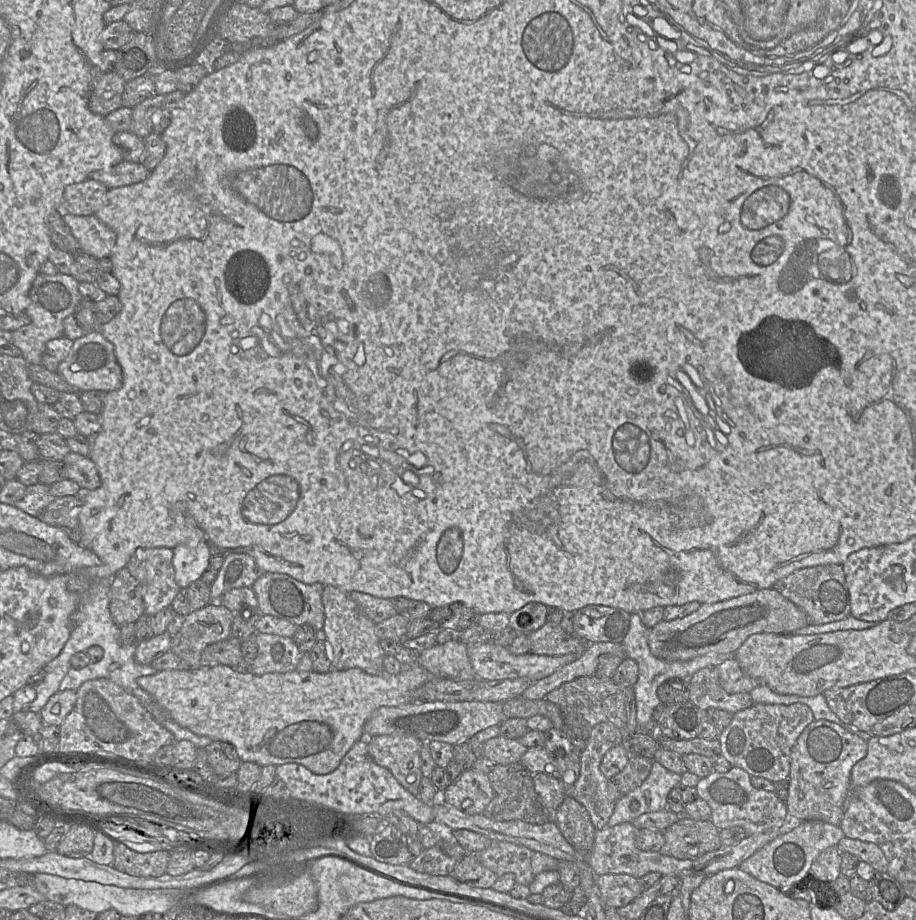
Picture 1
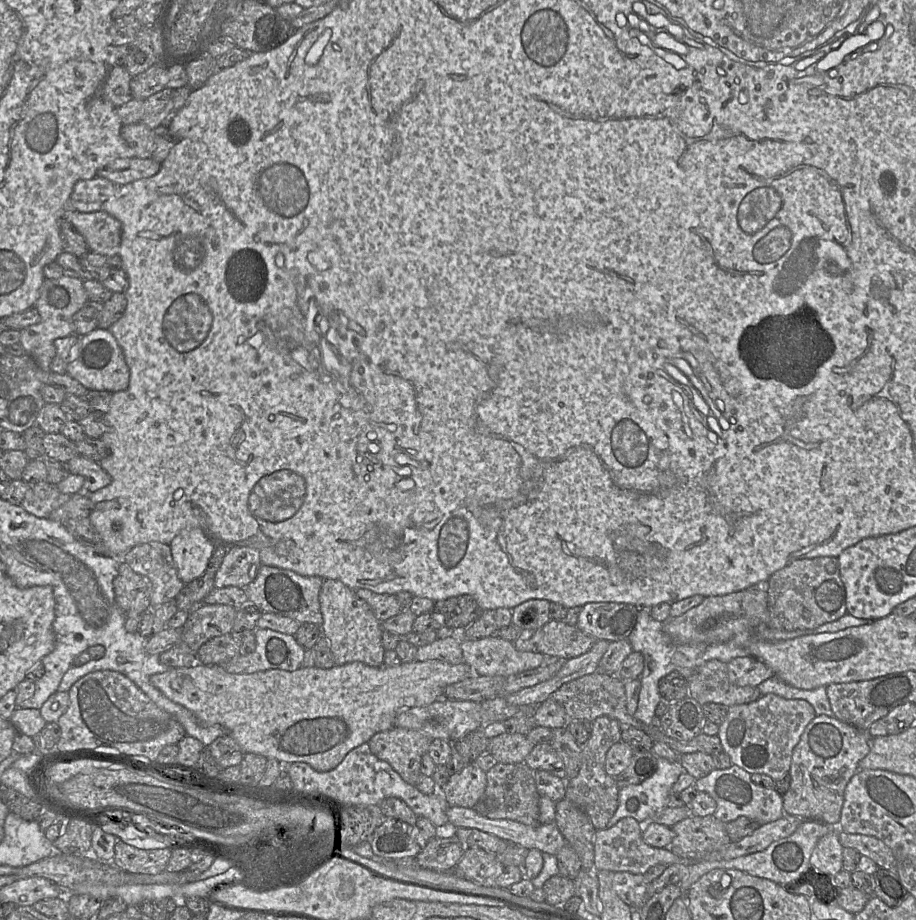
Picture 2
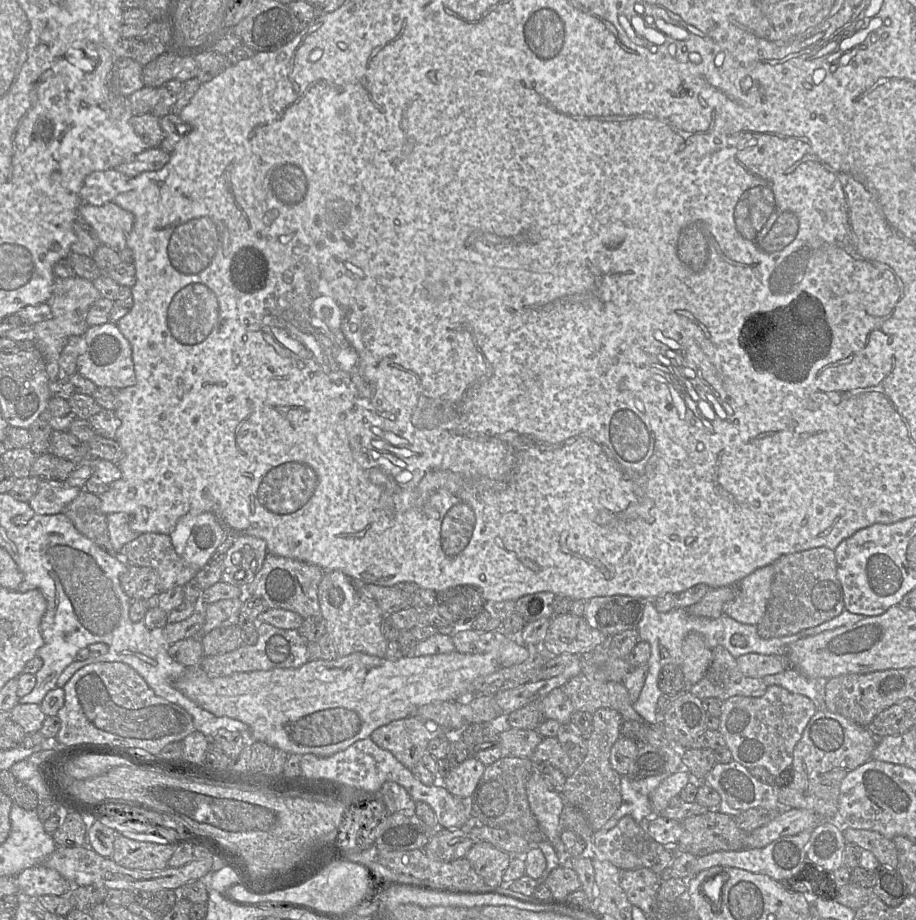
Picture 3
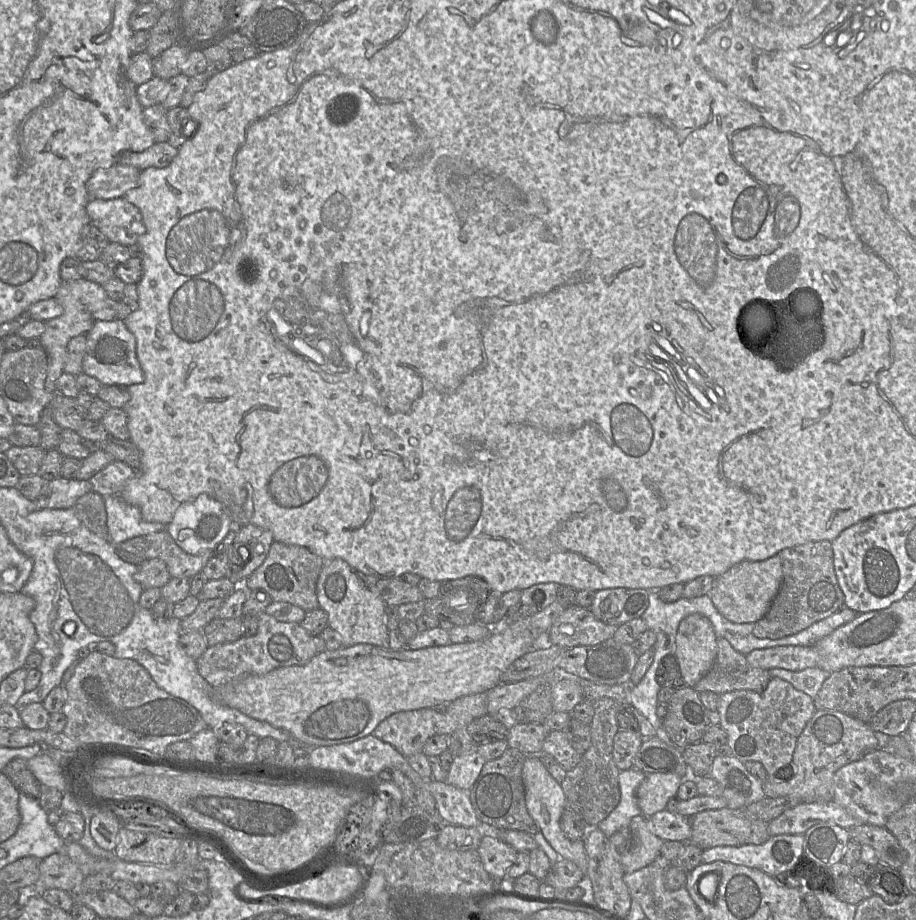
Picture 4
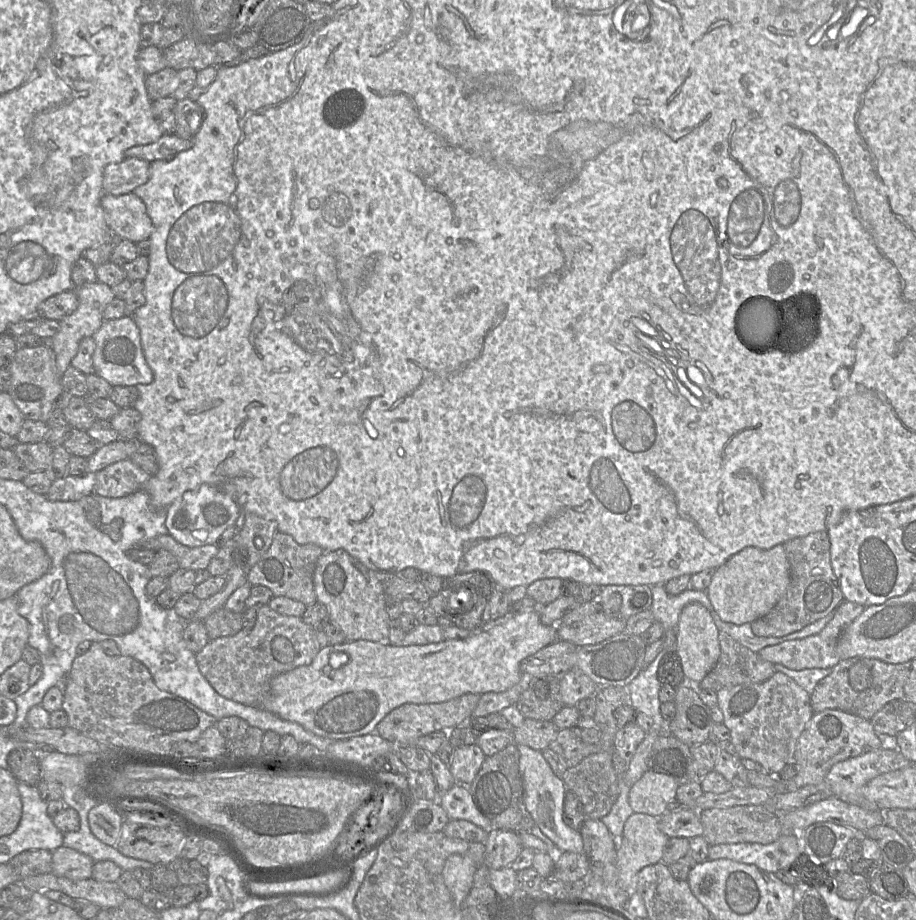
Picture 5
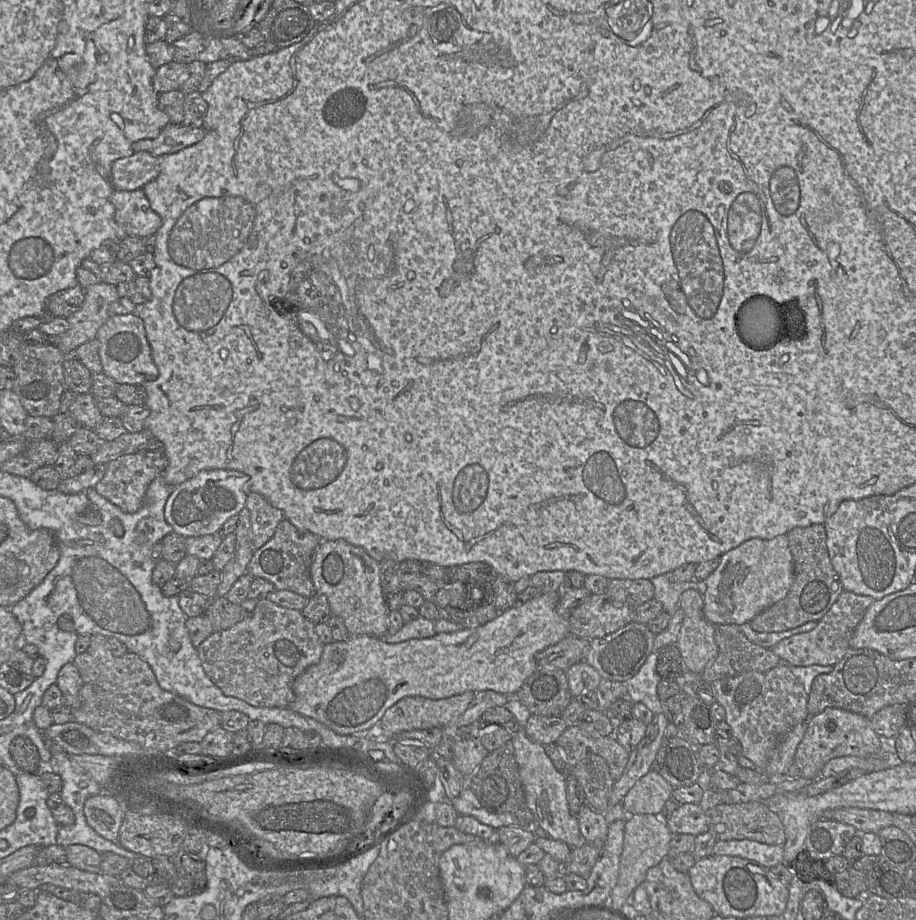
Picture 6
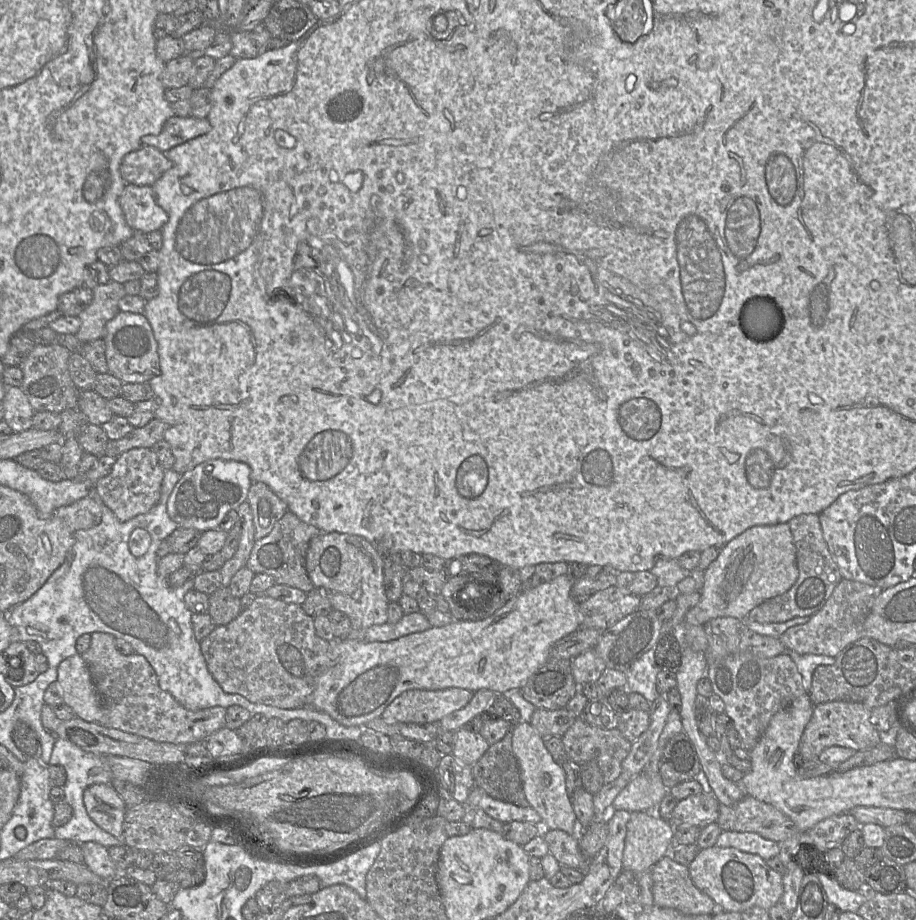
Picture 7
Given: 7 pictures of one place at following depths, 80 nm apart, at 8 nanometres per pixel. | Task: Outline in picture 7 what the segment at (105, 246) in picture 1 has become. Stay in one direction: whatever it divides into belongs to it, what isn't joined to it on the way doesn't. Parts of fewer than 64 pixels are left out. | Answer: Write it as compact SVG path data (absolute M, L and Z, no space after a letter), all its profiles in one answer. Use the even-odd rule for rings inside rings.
M127 184L119 202L127 224L135 232L148 234L160 230L169 220L166 211L157 204L152 186Z

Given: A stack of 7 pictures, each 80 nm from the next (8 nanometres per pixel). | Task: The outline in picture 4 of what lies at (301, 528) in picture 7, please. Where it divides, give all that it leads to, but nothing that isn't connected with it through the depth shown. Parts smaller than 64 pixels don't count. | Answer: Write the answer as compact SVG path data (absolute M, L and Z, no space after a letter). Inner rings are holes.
M274 541L264 562L243 582L247 591L265 590L275 602L288 602L305 612L319 607L316 584L325 560L303 546Z

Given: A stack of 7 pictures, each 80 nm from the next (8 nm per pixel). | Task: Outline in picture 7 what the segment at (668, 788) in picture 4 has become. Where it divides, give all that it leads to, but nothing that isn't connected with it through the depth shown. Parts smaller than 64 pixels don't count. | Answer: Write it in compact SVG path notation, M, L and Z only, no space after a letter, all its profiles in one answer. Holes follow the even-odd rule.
M640 773L617 795L612 806L630 813L655 811L668 792L660 774Z

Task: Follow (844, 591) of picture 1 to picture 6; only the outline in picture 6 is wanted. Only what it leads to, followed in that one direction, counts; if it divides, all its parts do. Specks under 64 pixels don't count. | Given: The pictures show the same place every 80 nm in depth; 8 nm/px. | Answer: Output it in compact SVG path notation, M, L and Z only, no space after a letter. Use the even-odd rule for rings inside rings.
M823 524L795 527L788 533L789 549L794 562L794 582L788 594L749 623L757 632L782 632L812 620L820 620L844 591L839 574L834 569L826 544Z

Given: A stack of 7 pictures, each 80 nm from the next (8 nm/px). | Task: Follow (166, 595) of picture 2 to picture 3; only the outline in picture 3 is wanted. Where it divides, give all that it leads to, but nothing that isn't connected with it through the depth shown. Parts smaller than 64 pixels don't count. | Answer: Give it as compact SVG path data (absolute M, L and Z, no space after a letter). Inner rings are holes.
M145 533L120 550L128 565L152 568L158 577L158 593L184 587L198 572L176 553L170 535Z

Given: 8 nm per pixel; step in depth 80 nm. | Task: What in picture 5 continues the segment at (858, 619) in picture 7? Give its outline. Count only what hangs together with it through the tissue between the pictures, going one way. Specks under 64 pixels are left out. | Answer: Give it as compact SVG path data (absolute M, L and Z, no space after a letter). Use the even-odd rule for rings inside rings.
M844 600L833 612L833 616L828 624L818 634L767 646L757 653L762 659L773 664L781 664L791 670L800 671L811 668L832 669L840 662L840 658L836 652L839 637L864 610L865 607L863 605Z

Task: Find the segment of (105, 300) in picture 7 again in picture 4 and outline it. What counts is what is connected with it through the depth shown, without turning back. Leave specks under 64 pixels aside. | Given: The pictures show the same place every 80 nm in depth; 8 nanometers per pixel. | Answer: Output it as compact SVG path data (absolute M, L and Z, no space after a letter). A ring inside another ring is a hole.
M84 278L63 282L60 286L54 298L62 305L63 314L45 321L45 331L39 337L39 344L48 355L48 375L45 382L47 391L56 392L57 380L64 372L69 341L90 331L95 323L94 314L103 305L107 297L105 290L99 283Z

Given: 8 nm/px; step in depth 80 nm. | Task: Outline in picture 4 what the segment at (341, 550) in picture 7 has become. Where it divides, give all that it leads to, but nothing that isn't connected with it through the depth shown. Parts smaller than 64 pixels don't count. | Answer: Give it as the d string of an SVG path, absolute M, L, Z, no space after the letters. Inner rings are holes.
M341 558L325 562L316 584L317 600L328 615L328 626L341 635L342 647L356 644L389 647L386 604L376 589L377 580L363 575Z

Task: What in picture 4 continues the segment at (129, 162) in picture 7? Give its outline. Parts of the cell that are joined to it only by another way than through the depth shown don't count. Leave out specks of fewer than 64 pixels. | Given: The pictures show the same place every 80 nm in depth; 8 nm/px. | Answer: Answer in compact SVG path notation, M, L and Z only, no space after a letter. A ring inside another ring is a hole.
M124 164L96 170L86 184L89 201L123 197L127 191L137 186L140 174L138 168Z

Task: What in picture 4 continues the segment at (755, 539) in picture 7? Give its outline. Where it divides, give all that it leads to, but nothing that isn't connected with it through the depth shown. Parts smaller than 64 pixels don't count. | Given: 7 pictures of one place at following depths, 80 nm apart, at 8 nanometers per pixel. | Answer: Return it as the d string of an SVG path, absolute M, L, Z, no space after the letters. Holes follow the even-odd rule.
M778 554L763 561L742 561L715 577L710 597L727 620L734 623L755 623L768 612L778 593L782 577L782 563Z

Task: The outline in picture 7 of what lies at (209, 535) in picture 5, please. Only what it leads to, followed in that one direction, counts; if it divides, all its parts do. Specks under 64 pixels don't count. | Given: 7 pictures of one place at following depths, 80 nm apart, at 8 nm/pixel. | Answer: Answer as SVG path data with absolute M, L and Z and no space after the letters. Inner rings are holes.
M223 459L203 462L180 476L167 502L168 515L178 527L192 528L200 533L218 529L225 515L246 501L251 485L251 469L246 463Z

